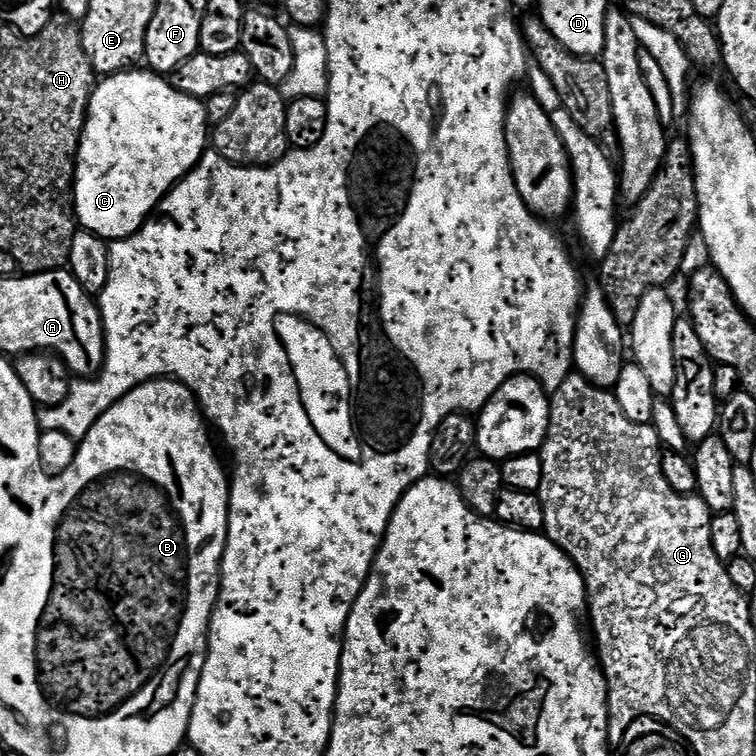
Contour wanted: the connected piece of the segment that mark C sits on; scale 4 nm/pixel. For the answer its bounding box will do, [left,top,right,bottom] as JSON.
[74,70,210,242]

